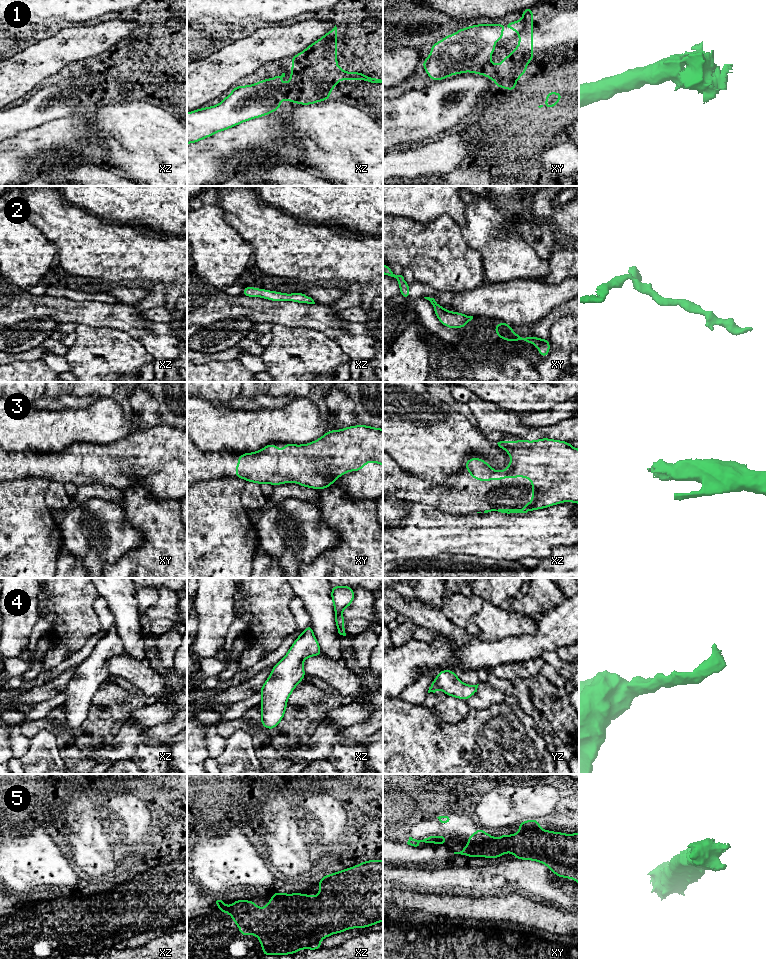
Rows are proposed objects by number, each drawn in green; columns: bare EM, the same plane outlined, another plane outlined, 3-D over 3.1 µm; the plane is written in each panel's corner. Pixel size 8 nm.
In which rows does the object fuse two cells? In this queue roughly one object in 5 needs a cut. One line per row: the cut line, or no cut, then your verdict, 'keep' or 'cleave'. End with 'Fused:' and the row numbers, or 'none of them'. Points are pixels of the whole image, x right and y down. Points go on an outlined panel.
1: cut none; keep
2: cut none; keep
3: cut none; keep
4: cut none; keep
5: cut none; keep
Fused: none of them

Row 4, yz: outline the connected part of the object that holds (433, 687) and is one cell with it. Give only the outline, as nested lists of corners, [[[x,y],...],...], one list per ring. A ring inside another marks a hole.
[[[441,670],[431,683],[428,693],[435,693],[440,688],[447,696],[467,700],[477,692],[478,685],[466,685],[453,670]]]

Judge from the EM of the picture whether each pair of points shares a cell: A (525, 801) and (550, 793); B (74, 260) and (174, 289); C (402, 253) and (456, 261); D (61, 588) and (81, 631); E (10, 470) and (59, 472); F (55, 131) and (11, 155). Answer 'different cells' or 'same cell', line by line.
A: same cell
B: same cell
C: same cell
D: same cell
E: same cell
F: same cell

